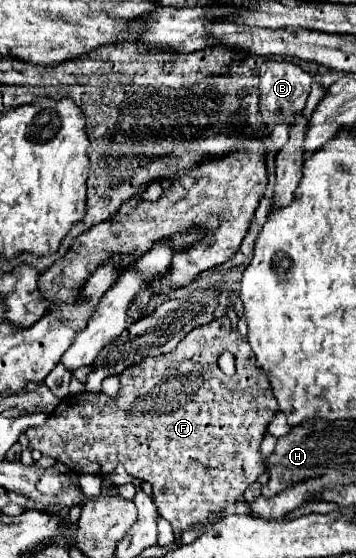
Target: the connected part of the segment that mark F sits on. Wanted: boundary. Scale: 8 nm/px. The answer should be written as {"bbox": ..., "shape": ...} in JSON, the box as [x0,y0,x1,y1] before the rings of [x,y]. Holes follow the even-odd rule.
{"bbox":[27,317,277,531],"shape":[[[223,317],[185,335],[179,347],[171,353],[149,357],[127,367],[121,373],[121,389],[117,397],[89,391],[67,395],[43,427],[27,431],[27,439],[31,449],[39,449],[43,455],[53,457],[79,475],[107,477],[115,471],[117,463],[121,463],[129,475],[151,483],[153,493],[159,493],[159,497],[155,497],[159,515],[167,519],[173,529],[185,531],[191,523],[203,523],[207,515],[219,513],[229,503],[239,501],[245,489],[259,479],[265,471],[259,445],[275,411],[277,399],[269,387],[265,371],[257,369],[249,343],[231,329],[229,317]],[[223,351],[235,355],[237,371],[231,377],[225,375],[217,363]]]}

